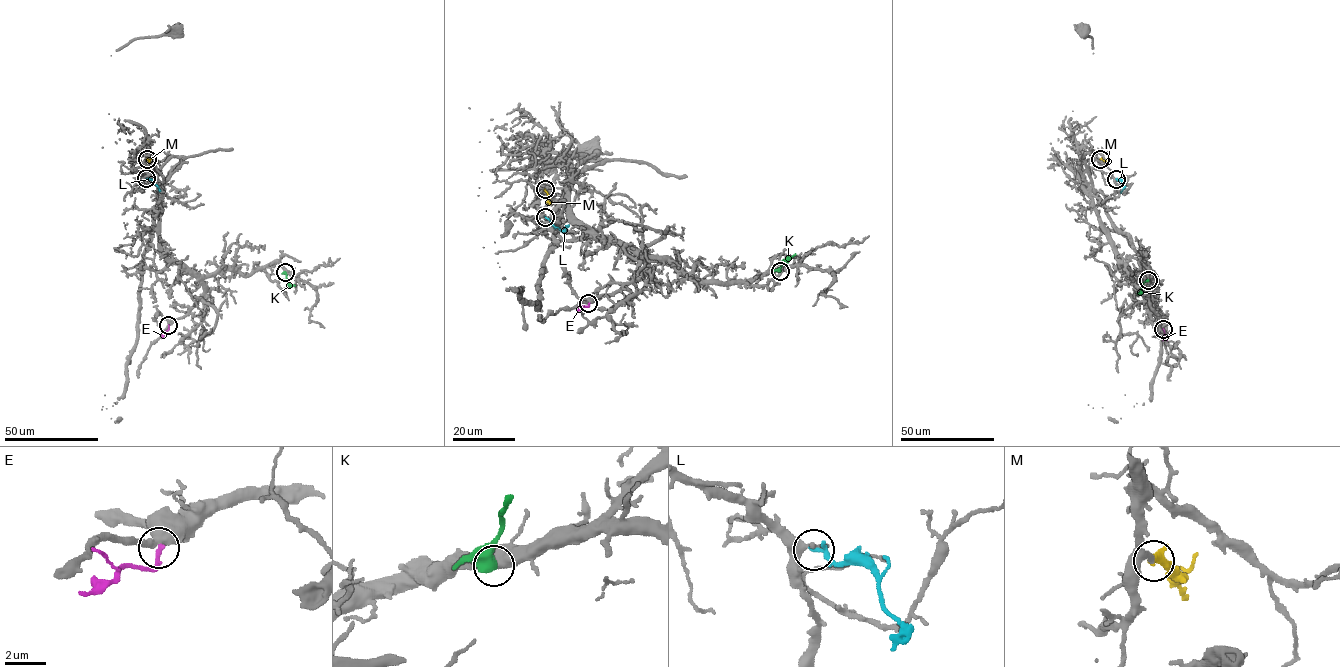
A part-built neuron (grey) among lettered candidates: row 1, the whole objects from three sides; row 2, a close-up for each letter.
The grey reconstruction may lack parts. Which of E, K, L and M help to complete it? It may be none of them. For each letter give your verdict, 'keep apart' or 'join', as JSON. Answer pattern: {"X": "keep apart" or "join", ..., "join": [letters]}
{"E": "keep apart", "K": "keep apart", "L": "keep apart", "M": "join", "join": ["M"]}

